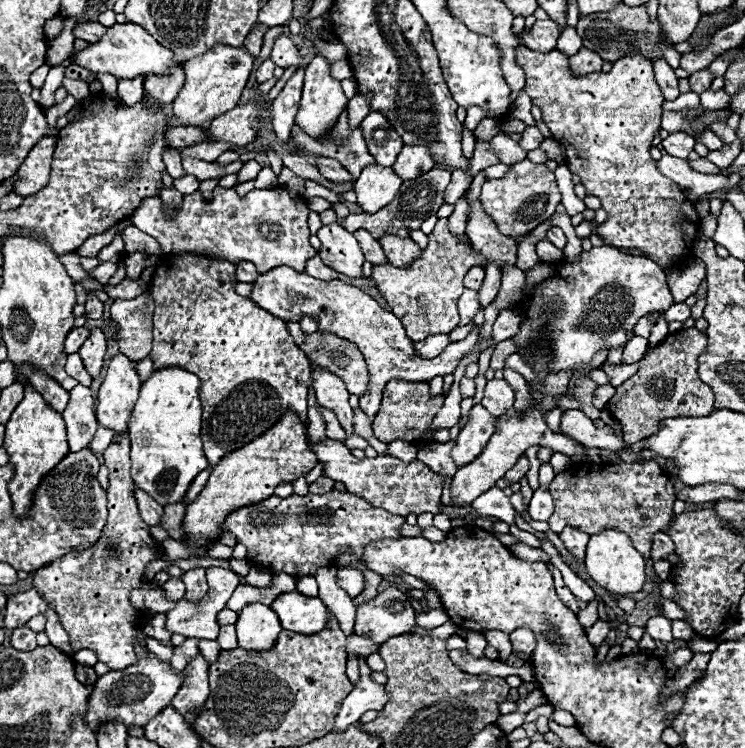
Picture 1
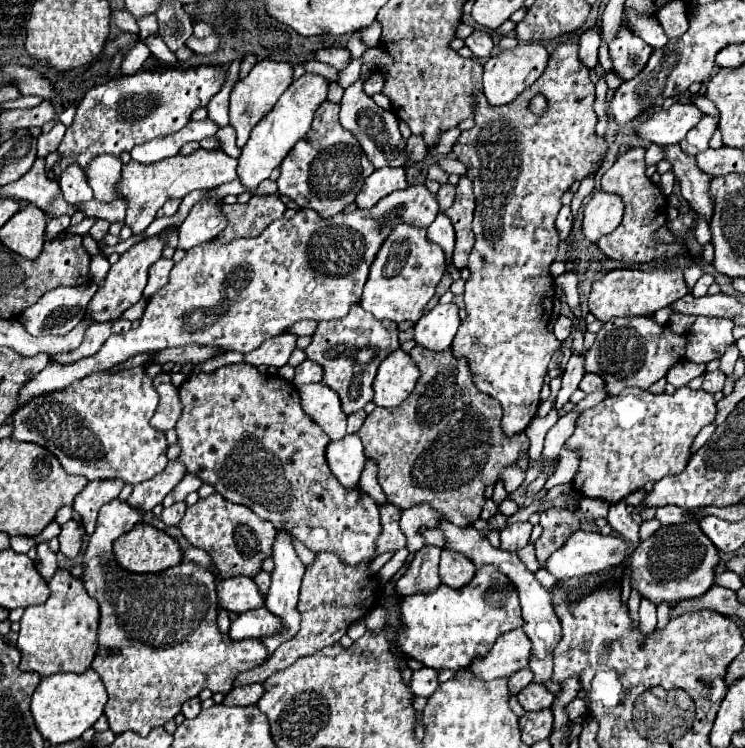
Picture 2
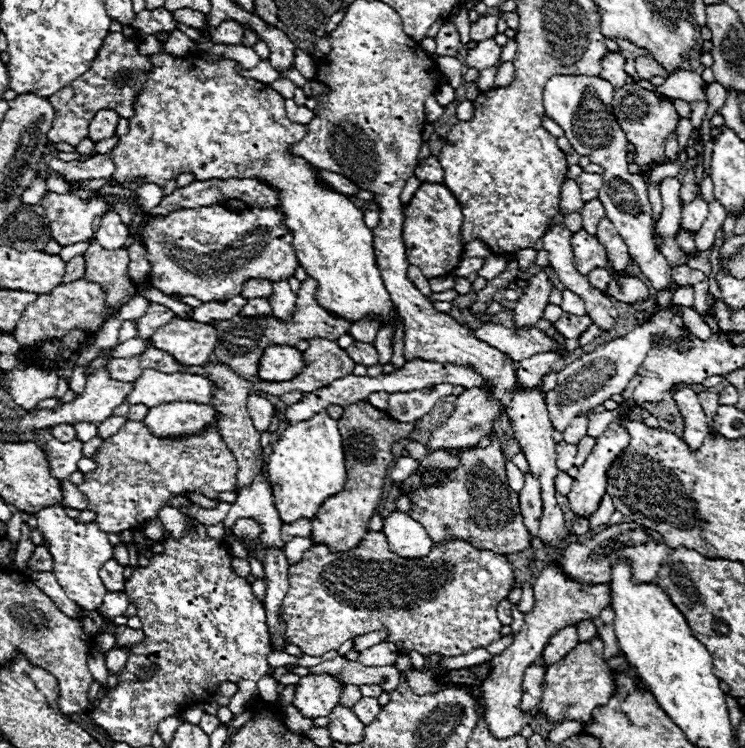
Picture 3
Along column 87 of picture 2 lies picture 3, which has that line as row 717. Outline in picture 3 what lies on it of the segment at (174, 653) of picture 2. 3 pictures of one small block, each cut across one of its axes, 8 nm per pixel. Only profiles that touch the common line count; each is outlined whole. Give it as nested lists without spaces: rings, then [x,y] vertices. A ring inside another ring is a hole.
[[[594,638],[592,642],[578,644],[572,652],[568,652],[556,664],[550,664],[544,674],[544,696],[542,696],[542,712],[550,720],[578,720],[588,722],[592,718],[592,710],[600,704],[606,704],[614,694],[614,680],[610,668],[628,670],[628,662],[624,658],[614,658],[610,662],[604,660],[602,640]]]

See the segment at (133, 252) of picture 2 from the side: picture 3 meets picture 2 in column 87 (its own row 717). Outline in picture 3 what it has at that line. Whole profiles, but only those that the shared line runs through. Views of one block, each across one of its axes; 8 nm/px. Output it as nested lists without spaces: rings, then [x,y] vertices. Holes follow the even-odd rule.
[[[308,674],[296,684],[294,706],[308,718],[328,716],[340,702],[344,682],[330,674]]]

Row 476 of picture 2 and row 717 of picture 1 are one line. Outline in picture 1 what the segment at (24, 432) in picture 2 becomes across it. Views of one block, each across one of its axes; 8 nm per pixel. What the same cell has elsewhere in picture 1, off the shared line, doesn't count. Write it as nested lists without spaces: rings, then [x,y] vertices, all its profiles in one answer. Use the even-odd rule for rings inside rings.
[[[138,646],[136,666],[128,666],[126,670],[110,670],[108,674],[98,678],[88,698],[86,722],[92,730],[96,730],[98,724],[116,720],[116,718],[120,718],[126,726],[130,724],[144,726],[150,718],[154,718],[166,706],[170,706],[170,700],[182,686],[182,678],[184,678],[184,672],[174,672],[168,662],[162,662],[160,658],[156,658],[156,654]]]

